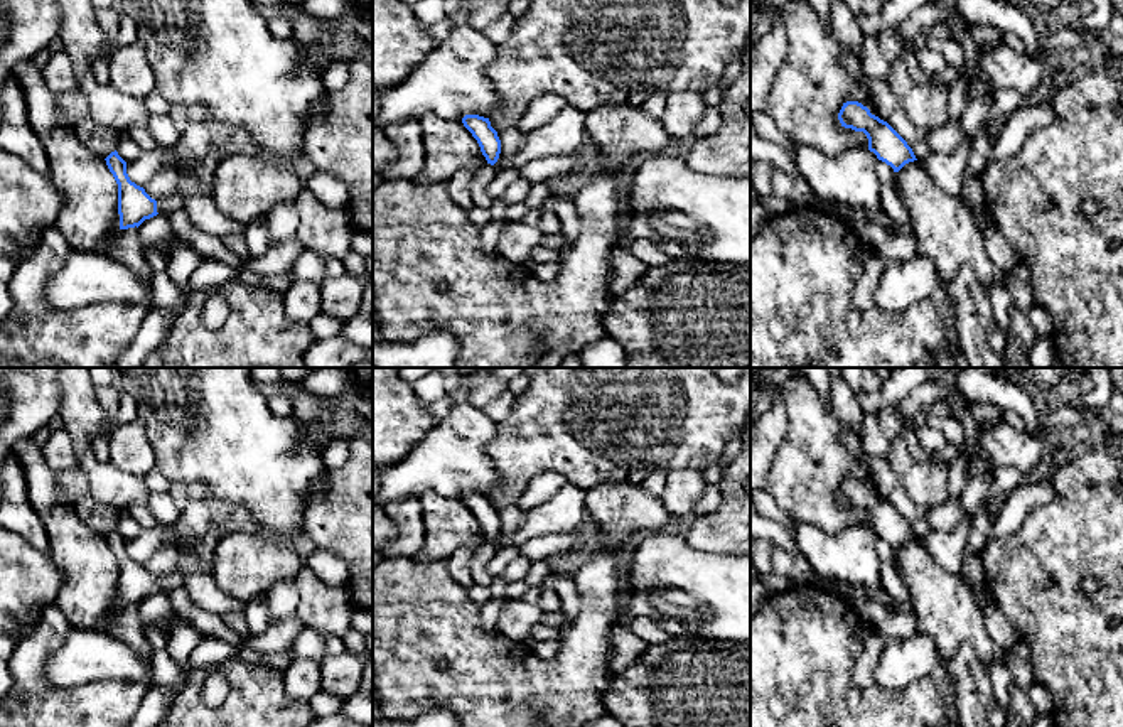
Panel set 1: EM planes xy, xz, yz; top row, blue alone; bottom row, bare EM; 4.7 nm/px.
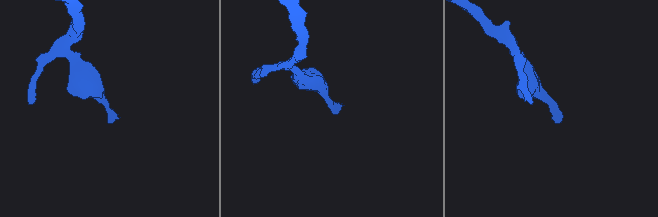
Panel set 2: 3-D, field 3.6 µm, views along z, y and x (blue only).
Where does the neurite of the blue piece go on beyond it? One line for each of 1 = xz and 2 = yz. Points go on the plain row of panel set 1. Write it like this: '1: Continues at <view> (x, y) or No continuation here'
1: No continuation here
2: No continuation here

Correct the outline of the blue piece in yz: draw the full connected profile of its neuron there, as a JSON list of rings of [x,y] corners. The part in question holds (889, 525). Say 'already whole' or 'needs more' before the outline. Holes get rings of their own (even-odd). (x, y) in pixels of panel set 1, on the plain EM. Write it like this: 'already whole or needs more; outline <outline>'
already whole; outline [[[858,479],[843,481],[838,498],[841,504],[863,509],[868,516],[868,528],[899,550],[905,541],[917,538],[907,520],[884,498],[872,493]]]

